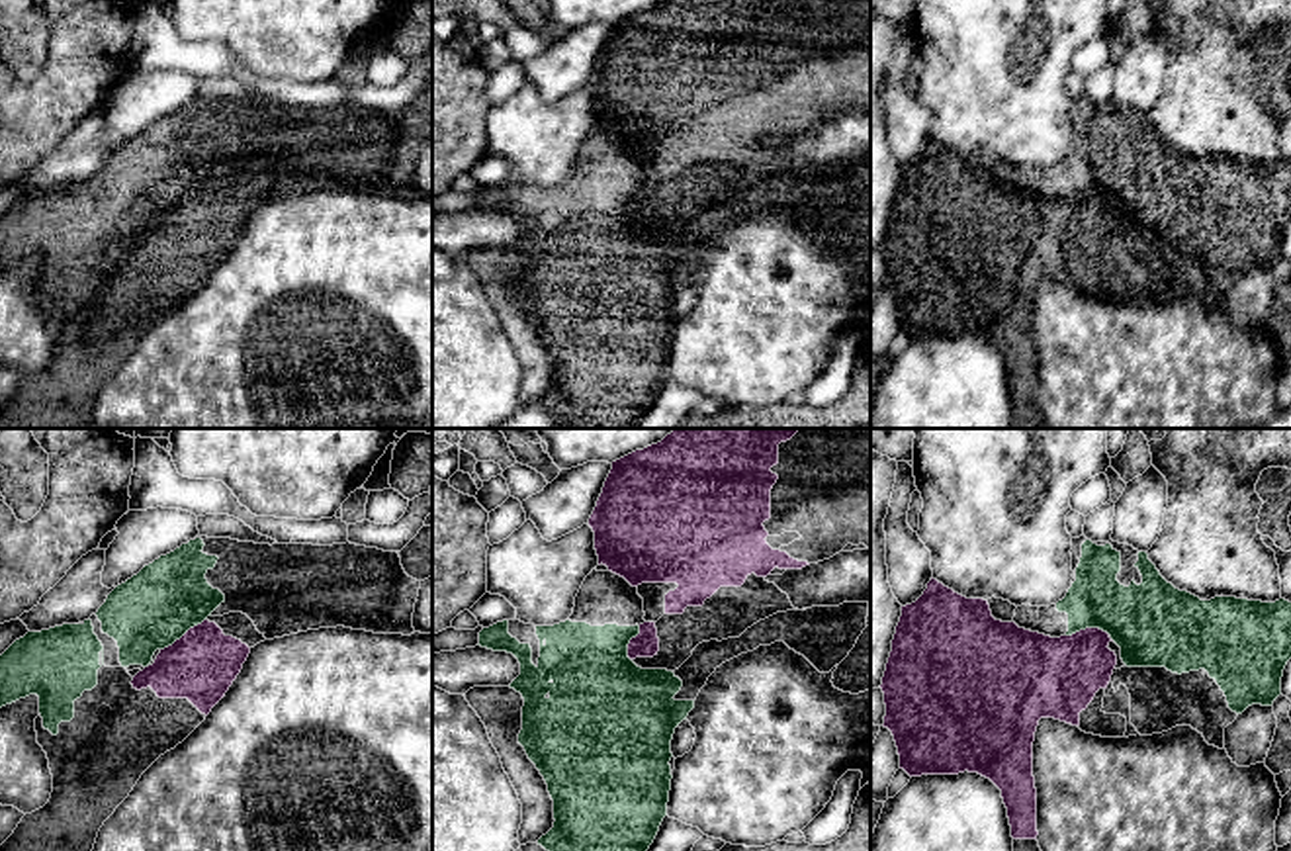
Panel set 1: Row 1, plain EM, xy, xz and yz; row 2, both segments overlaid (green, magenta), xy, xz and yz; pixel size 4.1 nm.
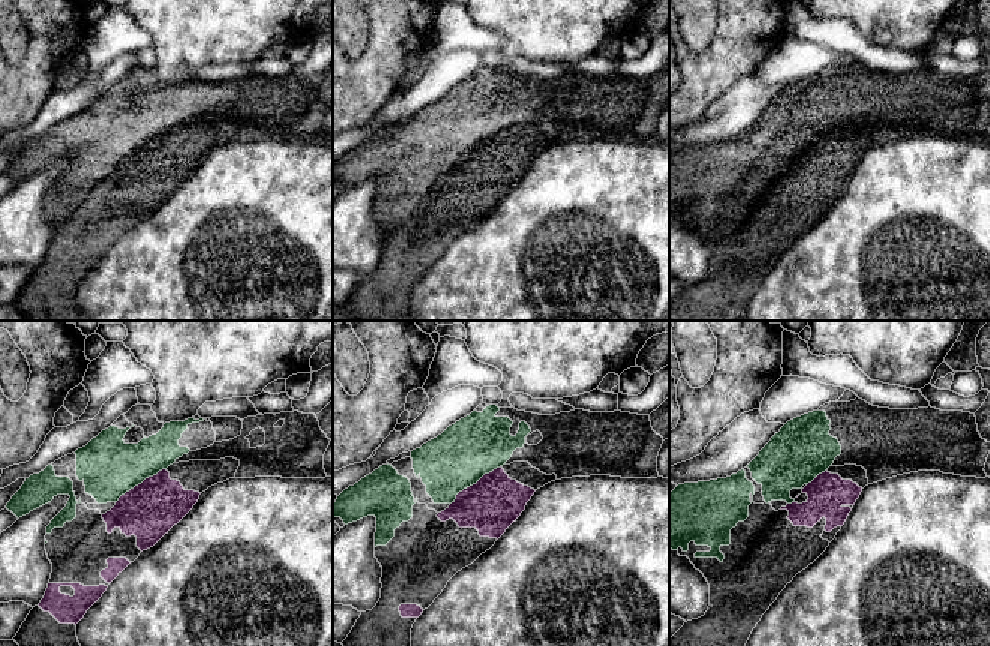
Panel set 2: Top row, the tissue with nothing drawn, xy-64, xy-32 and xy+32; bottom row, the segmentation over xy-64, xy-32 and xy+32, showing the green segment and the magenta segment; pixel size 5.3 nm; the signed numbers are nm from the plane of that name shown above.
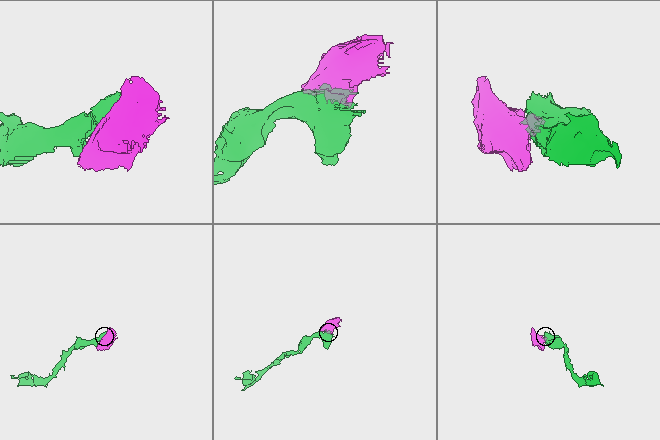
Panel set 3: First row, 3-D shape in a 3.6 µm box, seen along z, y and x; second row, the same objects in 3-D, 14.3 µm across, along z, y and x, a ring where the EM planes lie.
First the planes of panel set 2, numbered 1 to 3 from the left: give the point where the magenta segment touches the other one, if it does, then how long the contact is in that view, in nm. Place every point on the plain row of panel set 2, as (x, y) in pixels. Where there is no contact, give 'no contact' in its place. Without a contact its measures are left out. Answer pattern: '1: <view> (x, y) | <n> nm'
1: xy-64 (140, 147) | 320 nm
2: xy-32 (473, 147) | 340 nm
3: xy+32 (816, 140) | 130 nm

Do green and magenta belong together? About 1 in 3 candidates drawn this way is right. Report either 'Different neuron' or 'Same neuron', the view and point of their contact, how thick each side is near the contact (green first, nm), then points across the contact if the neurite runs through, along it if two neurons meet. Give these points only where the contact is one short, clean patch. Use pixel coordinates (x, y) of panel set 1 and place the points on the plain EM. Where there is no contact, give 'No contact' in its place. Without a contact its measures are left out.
Different neuron. Touches green at xy (182, 196). Thickness 320 nm (green) against 280 nm

